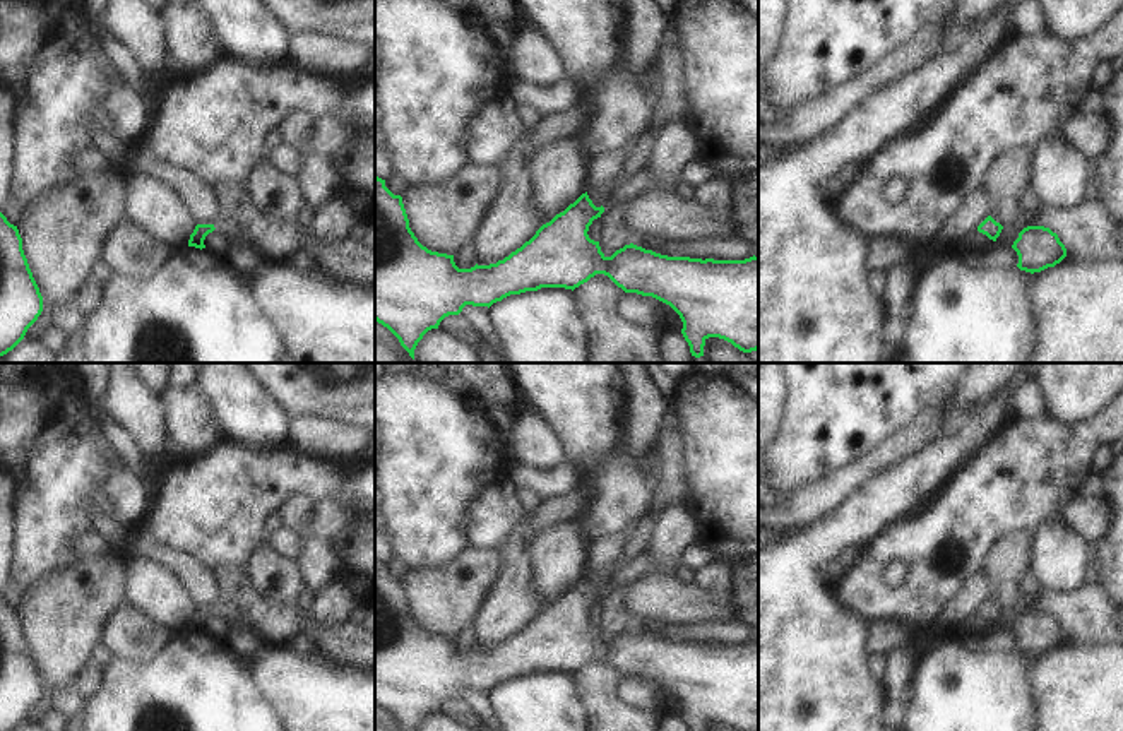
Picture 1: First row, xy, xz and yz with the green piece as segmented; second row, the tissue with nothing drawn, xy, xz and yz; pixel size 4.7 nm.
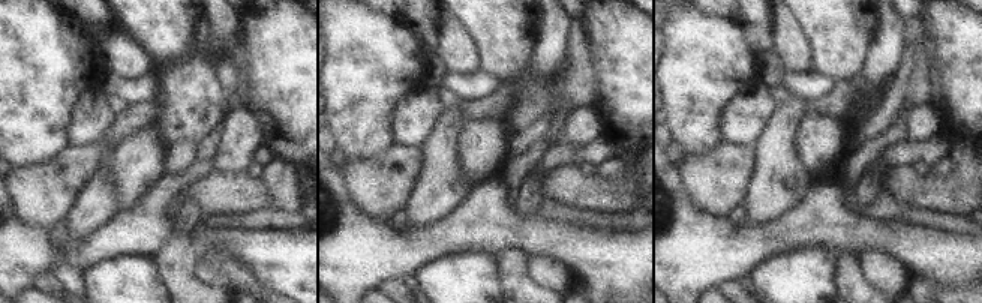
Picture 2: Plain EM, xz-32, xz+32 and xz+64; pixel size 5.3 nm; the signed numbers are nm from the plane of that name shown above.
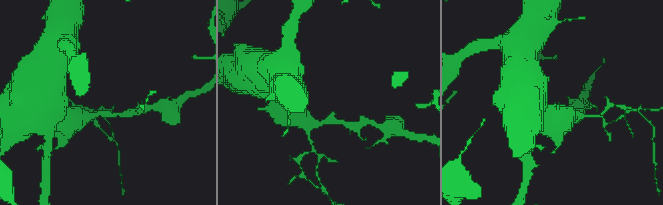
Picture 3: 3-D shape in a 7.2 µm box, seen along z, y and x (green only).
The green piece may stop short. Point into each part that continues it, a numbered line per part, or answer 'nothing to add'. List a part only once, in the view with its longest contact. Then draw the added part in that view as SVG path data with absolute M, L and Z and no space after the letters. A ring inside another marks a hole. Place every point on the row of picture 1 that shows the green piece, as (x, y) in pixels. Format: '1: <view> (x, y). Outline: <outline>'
nothing to add.

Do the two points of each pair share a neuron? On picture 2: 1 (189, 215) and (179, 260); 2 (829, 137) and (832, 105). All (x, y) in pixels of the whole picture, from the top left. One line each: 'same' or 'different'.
1: same
2: different

